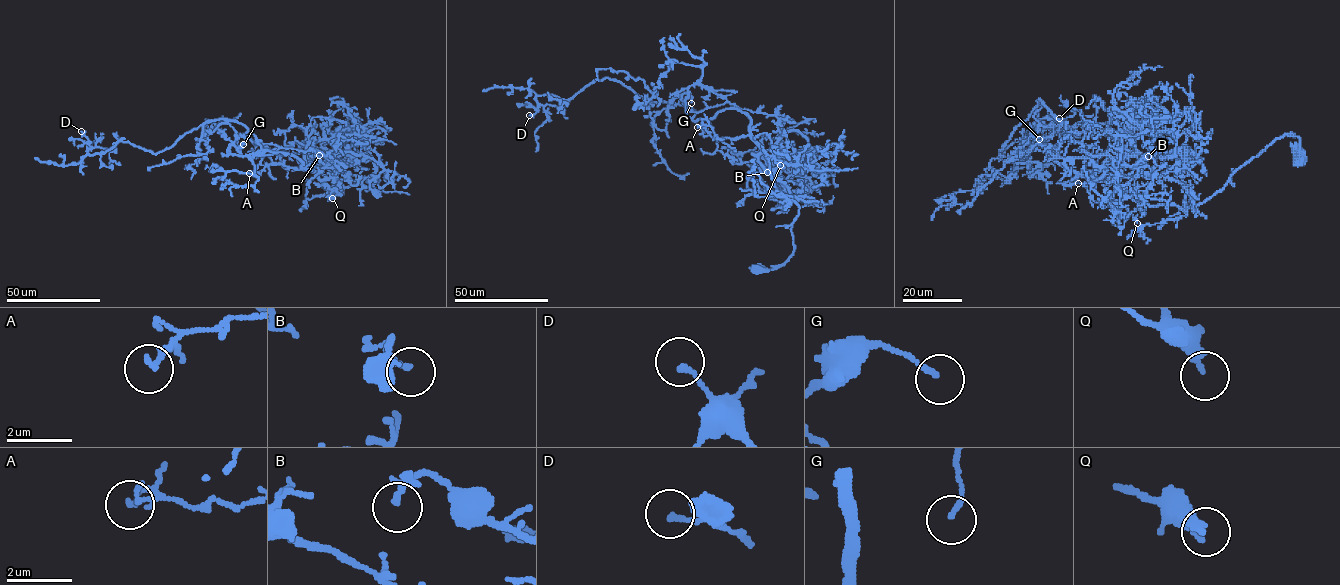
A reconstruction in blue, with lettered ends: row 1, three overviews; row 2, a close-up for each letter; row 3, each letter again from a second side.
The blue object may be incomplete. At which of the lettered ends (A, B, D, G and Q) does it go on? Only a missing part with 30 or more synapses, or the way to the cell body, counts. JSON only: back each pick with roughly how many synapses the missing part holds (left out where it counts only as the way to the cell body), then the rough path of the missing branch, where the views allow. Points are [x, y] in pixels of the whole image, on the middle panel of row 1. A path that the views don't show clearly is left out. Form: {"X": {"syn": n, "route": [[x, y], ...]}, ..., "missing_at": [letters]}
{"missing_at": []}

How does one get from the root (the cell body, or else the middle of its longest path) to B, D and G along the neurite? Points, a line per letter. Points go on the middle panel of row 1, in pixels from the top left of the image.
B: (757, 270), (780, 266), (794, 252), (798, 214), (761, 153), (770, 175), (778, 167), (767, 172)
D: (757, 270), (794, 252), (799, 207), (749, 135), (718, 140), (690, 107), (607, 77), (537, 95), (529, 115)
G: (757, 270), (794, 252), (799, 207), (749, 135), (718, 140), (687, 116), (685, 93), (691, 103)

